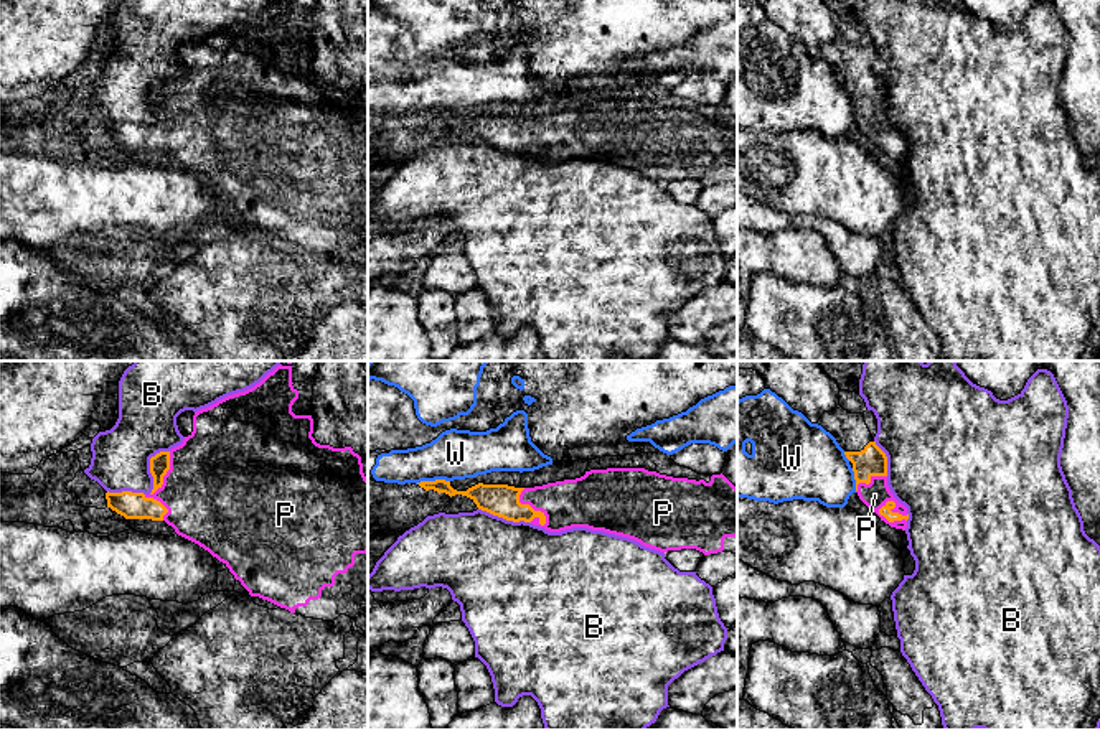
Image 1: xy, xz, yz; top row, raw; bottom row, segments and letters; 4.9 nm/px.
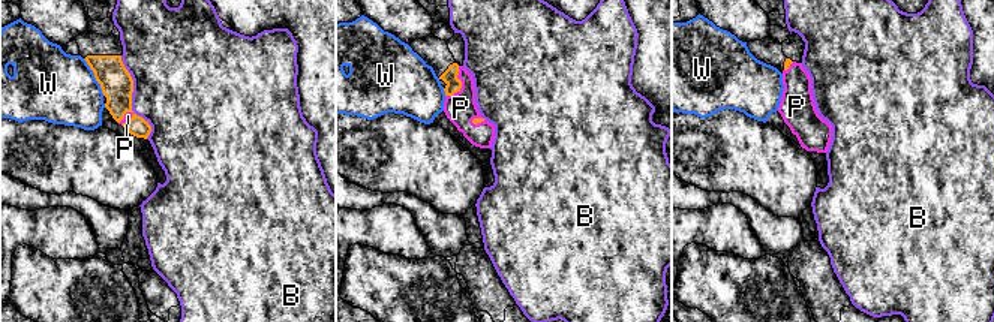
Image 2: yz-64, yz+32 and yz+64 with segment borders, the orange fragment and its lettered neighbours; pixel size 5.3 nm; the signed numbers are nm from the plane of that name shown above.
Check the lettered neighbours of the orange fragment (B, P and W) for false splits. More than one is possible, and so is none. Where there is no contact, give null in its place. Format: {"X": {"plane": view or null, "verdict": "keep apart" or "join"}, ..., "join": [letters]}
{"B": {"plane": "xy", "verdict": "keep apart"}, "P": {"plane": "xy", "verdict": "join"}, "W": {"plane": "xz", "verdict": "keep apart"}, "join": ["P"]}

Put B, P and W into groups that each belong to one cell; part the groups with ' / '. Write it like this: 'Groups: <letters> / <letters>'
Groups: B / P / W

